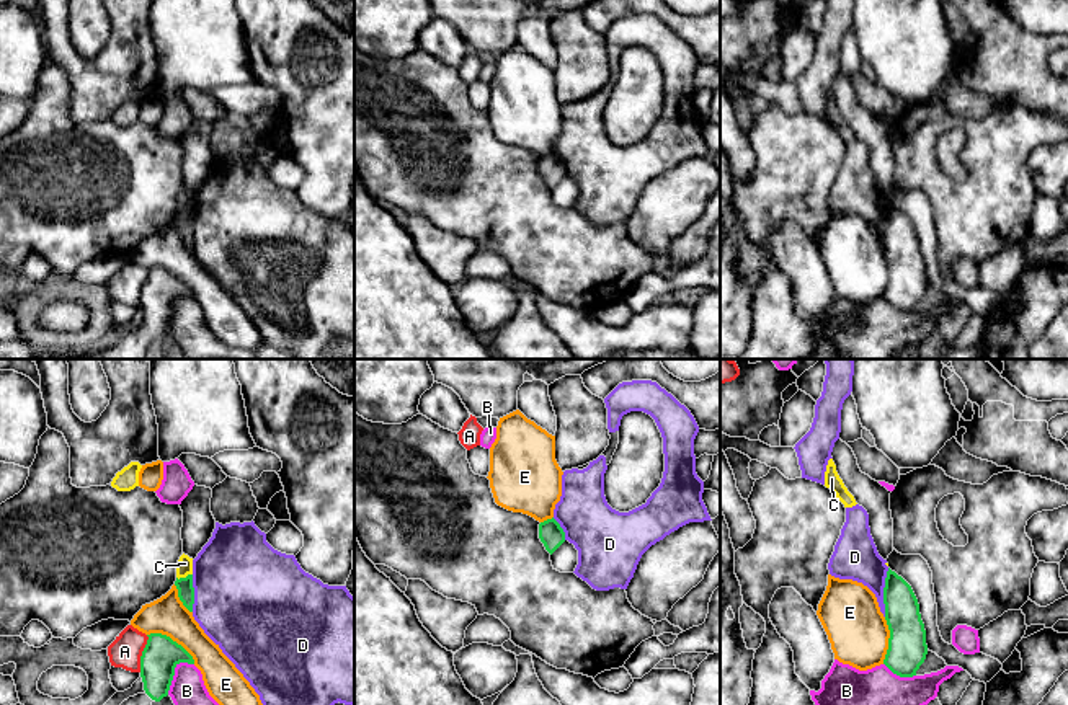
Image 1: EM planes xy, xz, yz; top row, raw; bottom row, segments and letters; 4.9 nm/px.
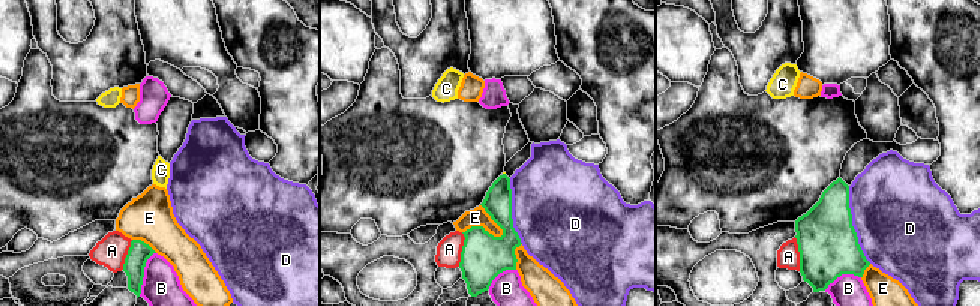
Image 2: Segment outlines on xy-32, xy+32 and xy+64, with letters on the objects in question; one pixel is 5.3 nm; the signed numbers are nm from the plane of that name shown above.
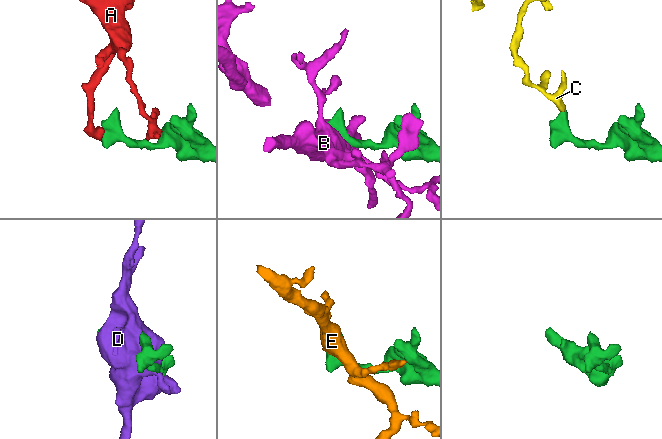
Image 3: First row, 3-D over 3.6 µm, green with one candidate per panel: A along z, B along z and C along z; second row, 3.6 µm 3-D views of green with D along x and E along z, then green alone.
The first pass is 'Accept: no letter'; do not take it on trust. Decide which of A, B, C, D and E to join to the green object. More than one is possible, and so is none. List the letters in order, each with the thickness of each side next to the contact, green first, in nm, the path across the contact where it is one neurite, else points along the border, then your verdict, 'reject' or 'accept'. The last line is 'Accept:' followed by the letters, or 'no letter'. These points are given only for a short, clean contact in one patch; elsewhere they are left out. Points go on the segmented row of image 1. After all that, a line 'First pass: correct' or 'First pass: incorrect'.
A: 180/160 nm | along xy (147, 635), (147, 643), (139, 660), (139, 671) | reject
B: 180/160 nm | reject
C: 80/80 nm | along xy (191, 573), (177, 578) | reject
D: 180/220 nm | reject
E: 180/190 nm | reject
Accept: no letter
First pass: correct

